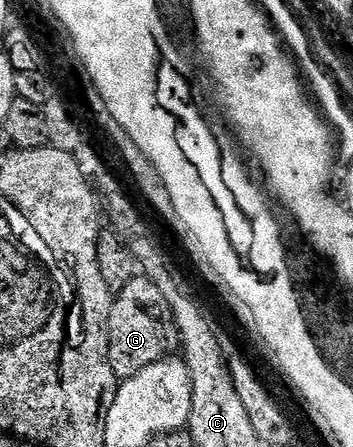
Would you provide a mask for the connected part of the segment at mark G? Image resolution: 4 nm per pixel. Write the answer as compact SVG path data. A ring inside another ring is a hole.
M138 275L126 287L122 287L116 294L108 320L108 358L110 367L114 367L114 375L117 379L133 377L138 371L150 367L154 363L165 360L169 355L177 352L175 342L168 343L168 329L170 333L170 317L167 312L155 313L146 306L136 306L136 297L144 305L160 305L162 298L158 287L153 281L143 275Z

